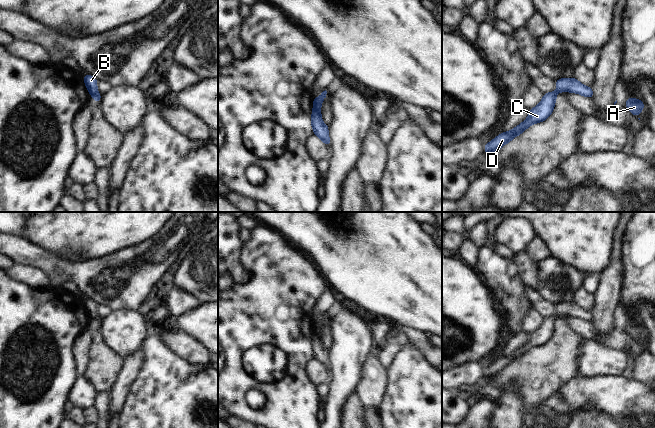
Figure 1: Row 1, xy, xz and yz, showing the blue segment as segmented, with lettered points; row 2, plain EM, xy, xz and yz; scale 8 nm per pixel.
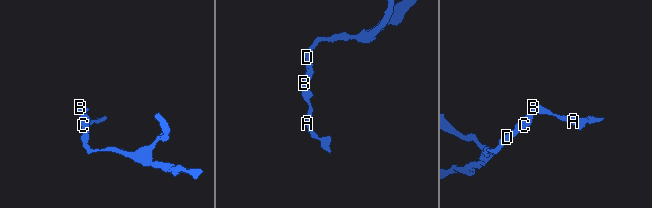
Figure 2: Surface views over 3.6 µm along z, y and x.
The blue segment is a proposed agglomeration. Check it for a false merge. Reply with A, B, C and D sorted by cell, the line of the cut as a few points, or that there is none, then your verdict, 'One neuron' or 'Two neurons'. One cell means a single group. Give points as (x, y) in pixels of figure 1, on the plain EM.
Groups: A B C D. No split. One neuron.

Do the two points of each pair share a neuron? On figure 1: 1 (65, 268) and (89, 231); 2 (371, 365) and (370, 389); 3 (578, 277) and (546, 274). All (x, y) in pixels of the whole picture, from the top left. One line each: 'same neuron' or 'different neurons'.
1: different neurons
2: same neuron
3: same neuron

